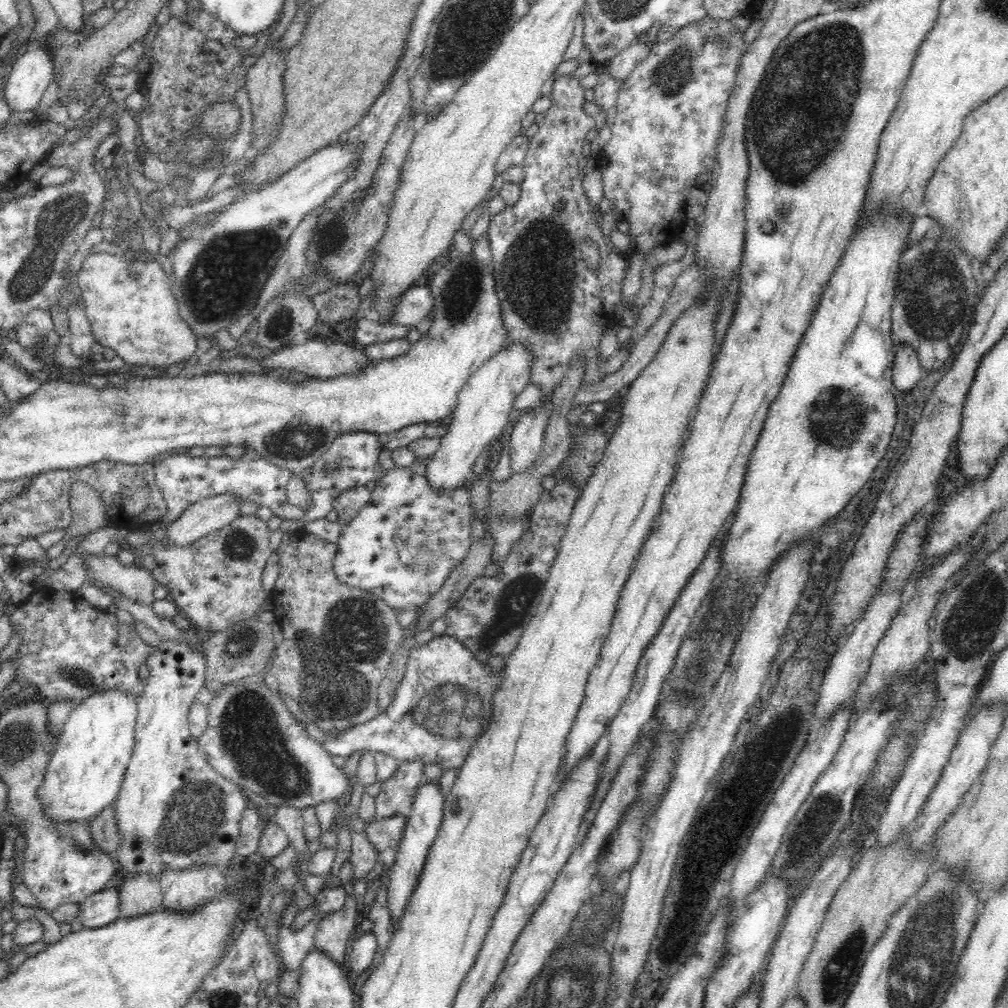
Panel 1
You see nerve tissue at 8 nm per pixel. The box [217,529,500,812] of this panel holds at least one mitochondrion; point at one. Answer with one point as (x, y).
(332, 668)

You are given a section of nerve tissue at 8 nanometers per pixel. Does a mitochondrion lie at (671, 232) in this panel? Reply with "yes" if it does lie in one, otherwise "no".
no

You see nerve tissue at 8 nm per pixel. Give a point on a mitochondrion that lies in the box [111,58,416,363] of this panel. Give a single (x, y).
(222, 281)

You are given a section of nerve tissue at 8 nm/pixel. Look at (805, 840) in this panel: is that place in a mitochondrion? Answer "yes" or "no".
yes

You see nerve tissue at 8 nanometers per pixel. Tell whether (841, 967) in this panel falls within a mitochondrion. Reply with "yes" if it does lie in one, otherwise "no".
yes

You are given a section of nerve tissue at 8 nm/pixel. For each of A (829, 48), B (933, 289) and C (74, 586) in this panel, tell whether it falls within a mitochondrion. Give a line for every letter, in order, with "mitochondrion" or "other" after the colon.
A: mitochondrion
B: mitochondrion
C: other

